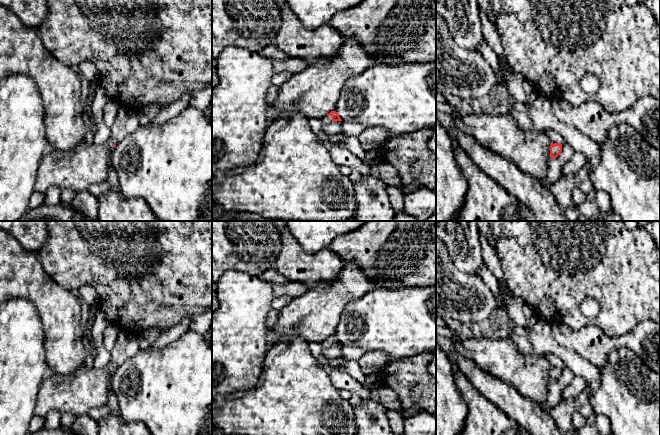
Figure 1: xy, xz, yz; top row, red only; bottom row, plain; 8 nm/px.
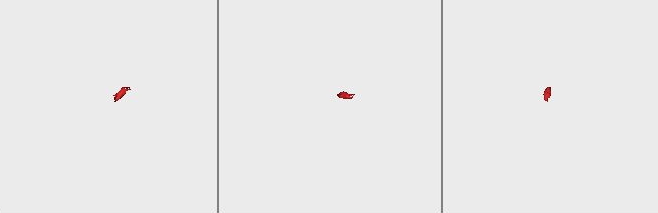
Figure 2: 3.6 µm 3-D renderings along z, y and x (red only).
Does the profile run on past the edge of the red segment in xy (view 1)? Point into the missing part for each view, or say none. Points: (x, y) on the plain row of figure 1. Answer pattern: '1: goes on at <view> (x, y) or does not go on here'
1: does not go on here

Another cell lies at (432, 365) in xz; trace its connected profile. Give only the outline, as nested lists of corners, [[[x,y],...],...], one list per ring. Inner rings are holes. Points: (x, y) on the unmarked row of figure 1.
[[[436,349],[432,352],[432,360],[428,364],[428,372],[436,378]]]

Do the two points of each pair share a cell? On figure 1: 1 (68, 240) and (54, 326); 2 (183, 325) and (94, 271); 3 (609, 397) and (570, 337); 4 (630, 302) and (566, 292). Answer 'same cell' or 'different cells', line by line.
1: different cells
2: different cells
3: different cells
4: same cell

